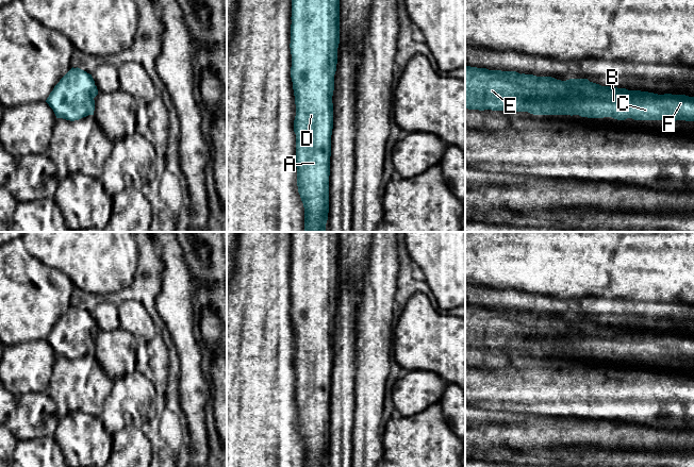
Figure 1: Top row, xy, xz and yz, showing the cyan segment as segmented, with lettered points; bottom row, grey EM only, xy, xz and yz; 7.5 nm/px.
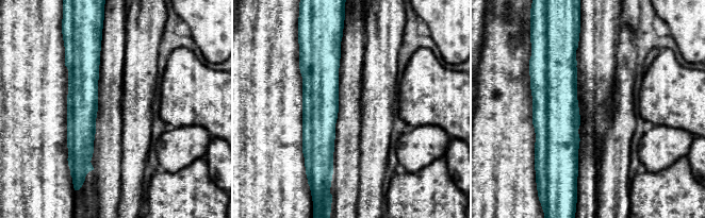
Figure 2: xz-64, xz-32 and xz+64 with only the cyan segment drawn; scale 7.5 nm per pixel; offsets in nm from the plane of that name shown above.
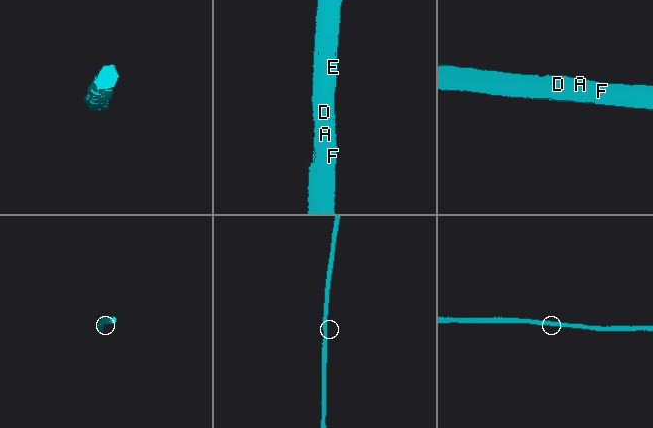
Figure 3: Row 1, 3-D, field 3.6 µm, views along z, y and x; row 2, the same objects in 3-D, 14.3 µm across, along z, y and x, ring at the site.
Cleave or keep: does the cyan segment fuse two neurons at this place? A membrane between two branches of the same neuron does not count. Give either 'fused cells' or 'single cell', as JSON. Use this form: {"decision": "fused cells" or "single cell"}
{"decision": "single cell"}

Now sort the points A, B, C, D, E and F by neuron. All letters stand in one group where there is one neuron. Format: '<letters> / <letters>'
A B C D E F

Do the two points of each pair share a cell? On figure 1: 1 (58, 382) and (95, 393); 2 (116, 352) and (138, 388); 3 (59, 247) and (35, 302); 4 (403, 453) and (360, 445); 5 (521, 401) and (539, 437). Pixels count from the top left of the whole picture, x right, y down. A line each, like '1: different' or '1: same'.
1: same
2: different
3: different
4: different
5: different

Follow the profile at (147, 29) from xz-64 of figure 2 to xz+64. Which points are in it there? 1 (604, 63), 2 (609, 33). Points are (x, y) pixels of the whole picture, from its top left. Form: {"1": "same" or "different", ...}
{"1": "different", "2": "different"}

